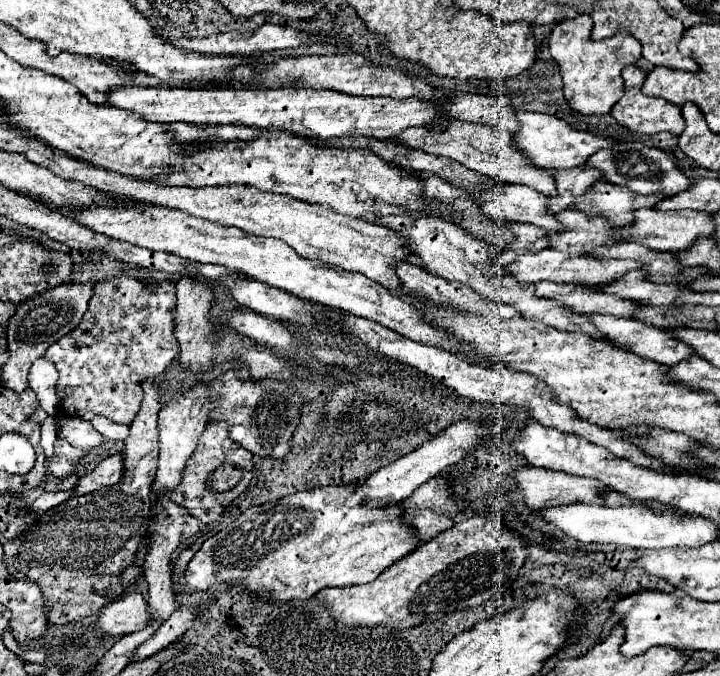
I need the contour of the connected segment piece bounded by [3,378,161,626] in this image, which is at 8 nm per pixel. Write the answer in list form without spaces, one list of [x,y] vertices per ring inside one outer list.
[[[145,378],[141,382],[143,386],[143,402],[141,408],[131,424],[131,434],[125,440],[125,476],[121,484],[75,496],[63,504],[59,504],[51,512],[45,512],[37,524],[31,526],[29,532],[25,532],[21,538],[15,538],[13,542],[3,540],[5,550],[5,564],[9,566],[9,572],[15,578],[29,578],[31,582],[37,582],[45,594],[45,604],[49,606],[49,622],[63,626],[69,622],[79,622],[87,616],[95,616],[107,602],[121,596],[121,584],[119,576],[127,566],[135,562],[135,554],[141,546],[141,540],[145,538],[151,522],[151,484],[155,480],[157,470],[157,446],[159,446],[159,430],[157,430],[157,412],[161,408],[161,392],[157,388],[155,378]]]

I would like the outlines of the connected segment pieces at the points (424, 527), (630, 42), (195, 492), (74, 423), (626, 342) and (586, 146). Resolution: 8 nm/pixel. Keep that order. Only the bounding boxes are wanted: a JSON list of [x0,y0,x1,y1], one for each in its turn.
[[407,510,453,542],[549,14,641,114],[169,422,255,524],[57,418,105,448],[587,314,695,366],[515,112,615,170]]

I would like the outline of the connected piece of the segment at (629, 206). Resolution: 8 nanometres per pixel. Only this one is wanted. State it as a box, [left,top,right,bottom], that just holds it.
[577,182,665,226]

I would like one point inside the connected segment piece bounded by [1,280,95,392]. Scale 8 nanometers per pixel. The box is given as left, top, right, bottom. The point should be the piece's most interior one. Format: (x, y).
(38, 322)

